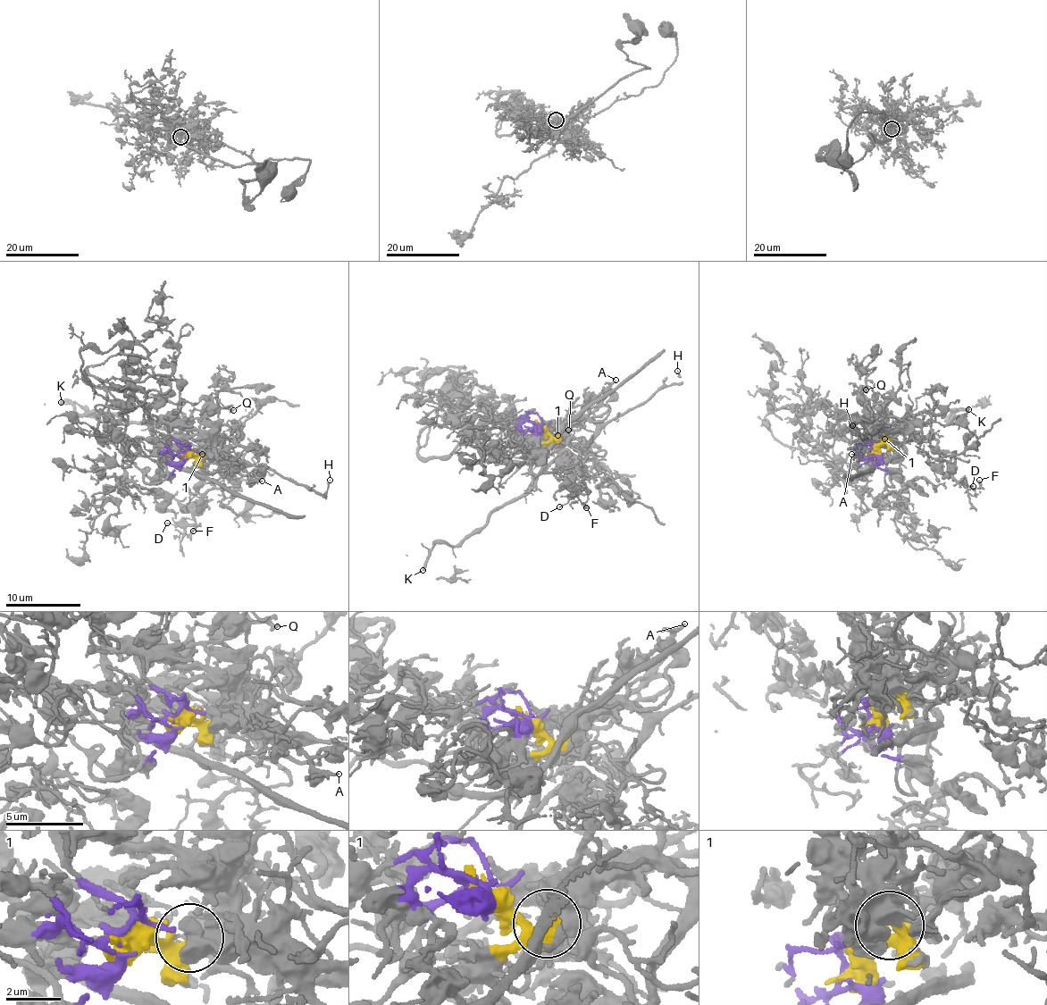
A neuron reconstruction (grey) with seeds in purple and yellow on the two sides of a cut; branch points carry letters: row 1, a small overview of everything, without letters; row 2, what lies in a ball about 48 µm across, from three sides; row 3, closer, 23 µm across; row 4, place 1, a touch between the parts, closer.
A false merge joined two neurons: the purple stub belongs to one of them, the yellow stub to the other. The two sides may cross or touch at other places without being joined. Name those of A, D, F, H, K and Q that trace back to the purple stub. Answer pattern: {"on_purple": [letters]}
{"on_purple": ["D", "F", "Q"]}

